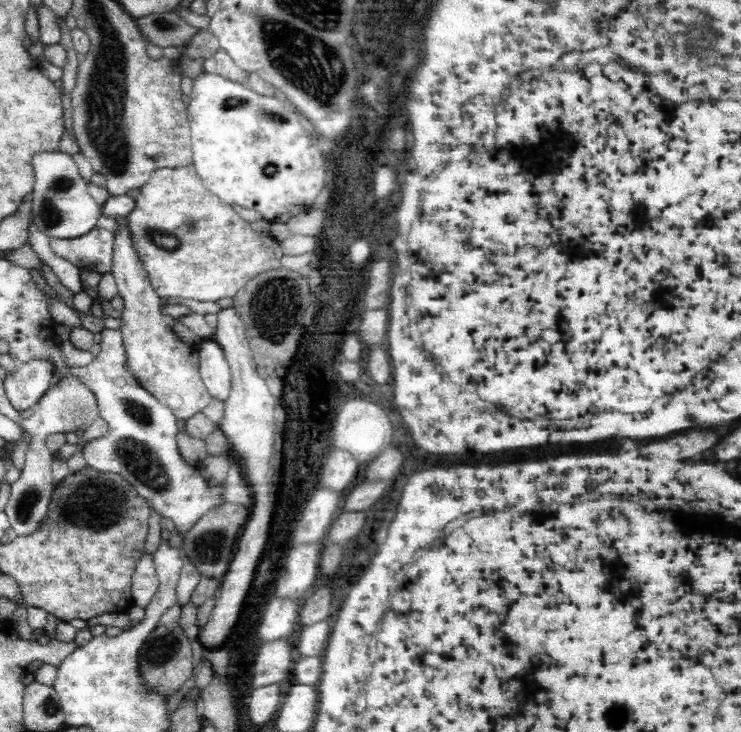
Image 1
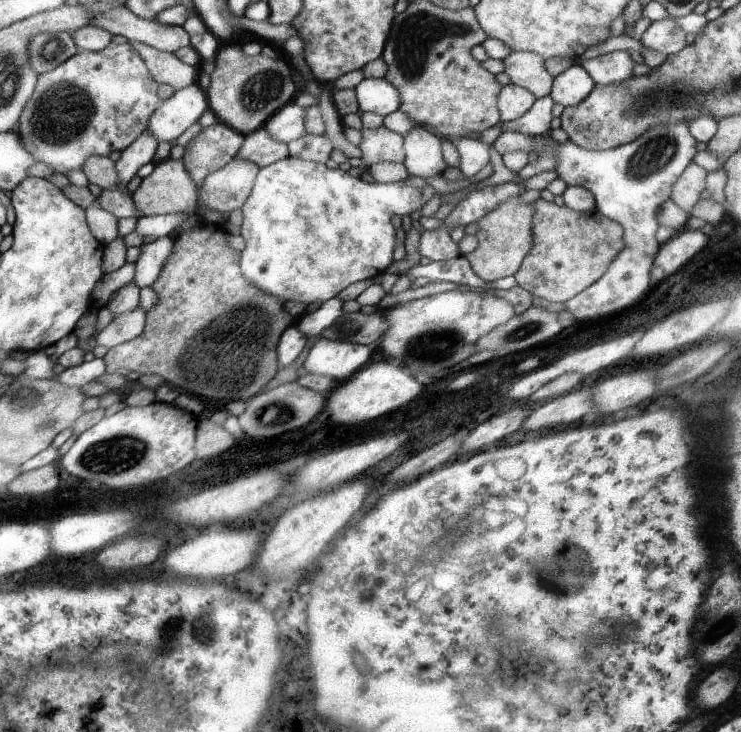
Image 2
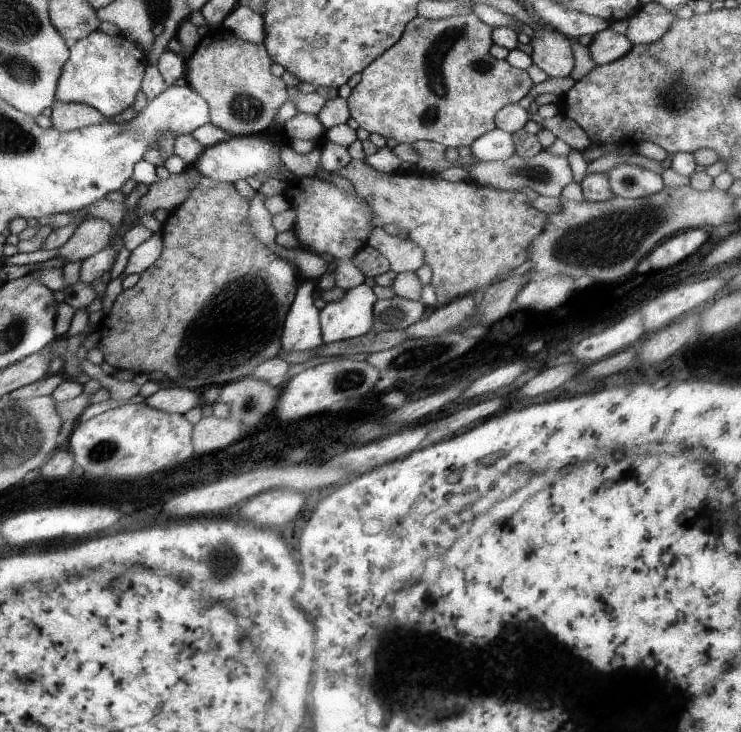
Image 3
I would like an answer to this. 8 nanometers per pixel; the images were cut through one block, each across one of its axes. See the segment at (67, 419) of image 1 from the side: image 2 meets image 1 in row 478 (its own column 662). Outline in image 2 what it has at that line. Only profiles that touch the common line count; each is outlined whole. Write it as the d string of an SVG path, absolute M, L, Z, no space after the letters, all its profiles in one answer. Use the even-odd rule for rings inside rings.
M666 17L652 21L644 31L641 42L644 47L661 52L668 56L677 54L686 46L687 33L674 21L674 18Z

